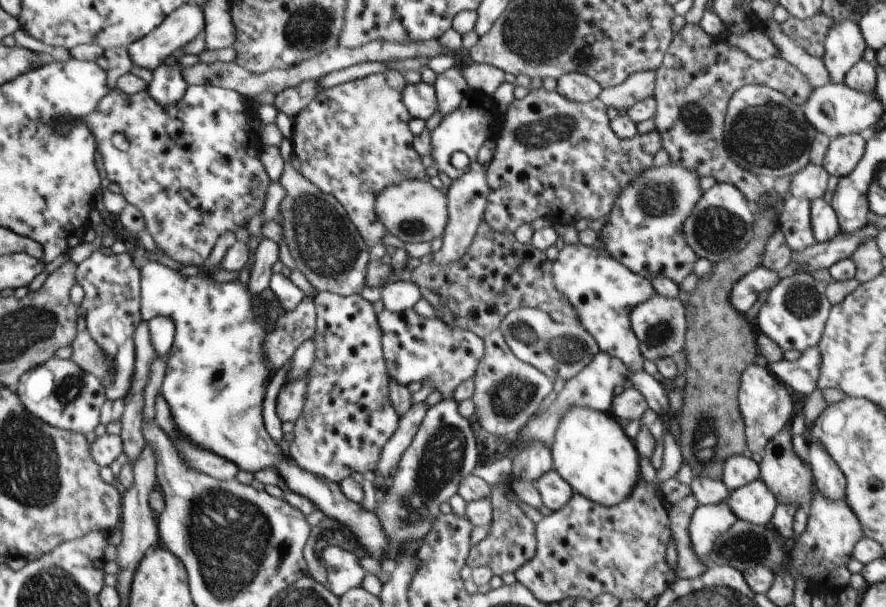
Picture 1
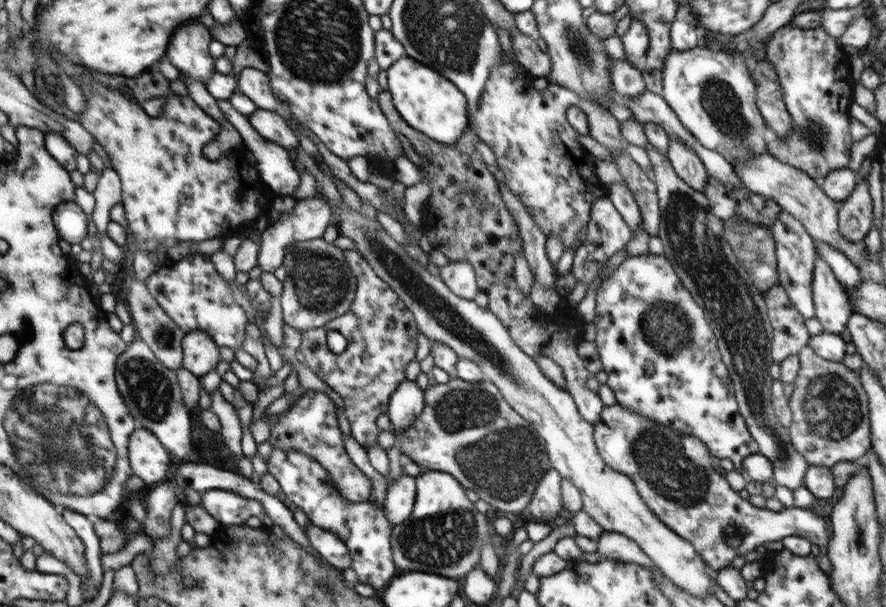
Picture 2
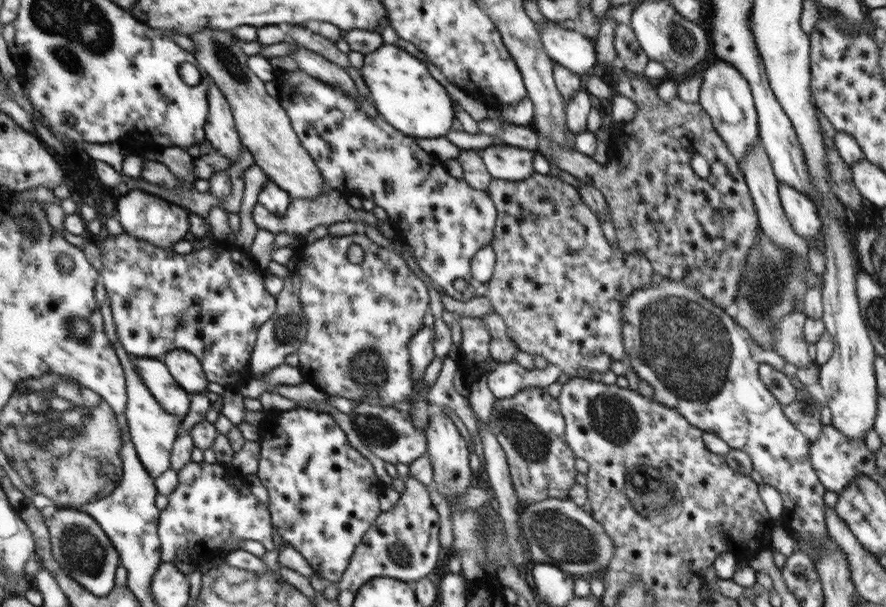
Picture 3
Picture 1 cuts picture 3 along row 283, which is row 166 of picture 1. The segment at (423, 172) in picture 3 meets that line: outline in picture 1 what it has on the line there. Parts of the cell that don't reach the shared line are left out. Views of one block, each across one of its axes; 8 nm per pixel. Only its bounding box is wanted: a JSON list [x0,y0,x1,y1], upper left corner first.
[430,102,494,181]

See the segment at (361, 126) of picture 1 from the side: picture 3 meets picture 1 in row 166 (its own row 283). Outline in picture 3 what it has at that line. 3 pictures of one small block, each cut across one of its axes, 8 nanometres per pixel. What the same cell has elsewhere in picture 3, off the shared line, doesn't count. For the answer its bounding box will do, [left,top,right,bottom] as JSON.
[295,231,430,408]

